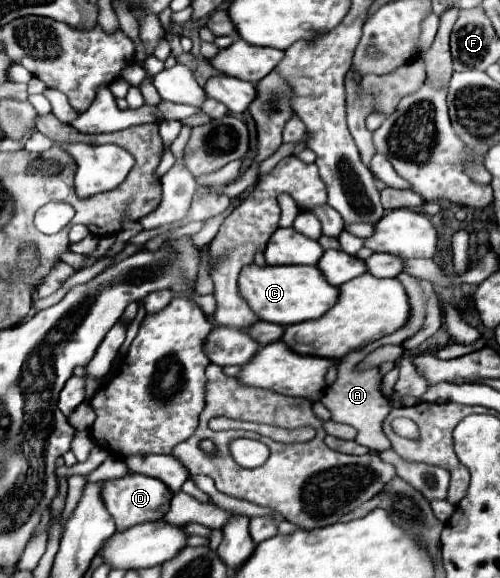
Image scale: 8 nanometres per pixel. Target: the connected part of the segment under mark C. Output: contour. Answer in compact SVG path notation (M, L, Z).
M252 262L242 268L238 288L240 296L260 320L280 326L320 318L330 306L334 306L338 296L338 288L330 286L316 266L258 266Z

